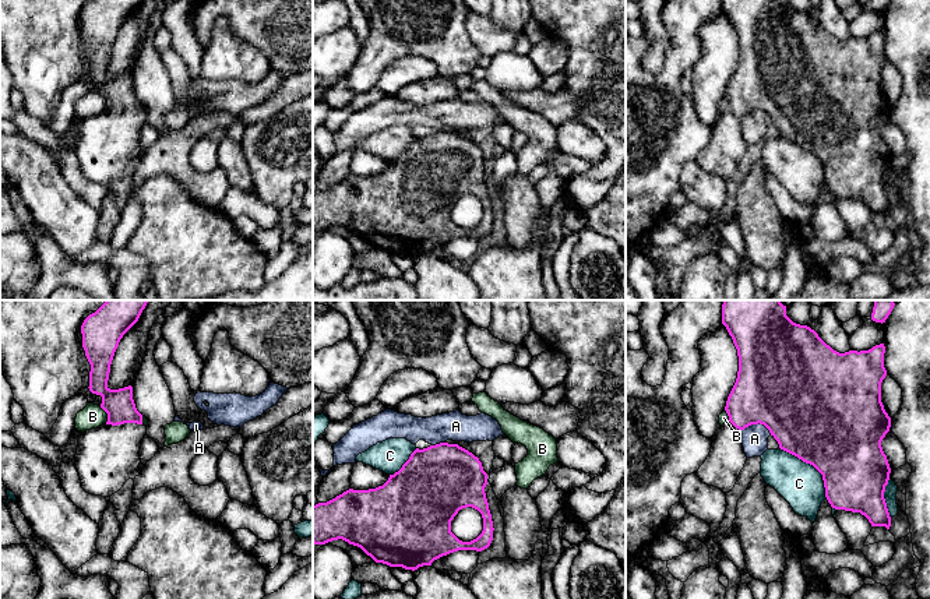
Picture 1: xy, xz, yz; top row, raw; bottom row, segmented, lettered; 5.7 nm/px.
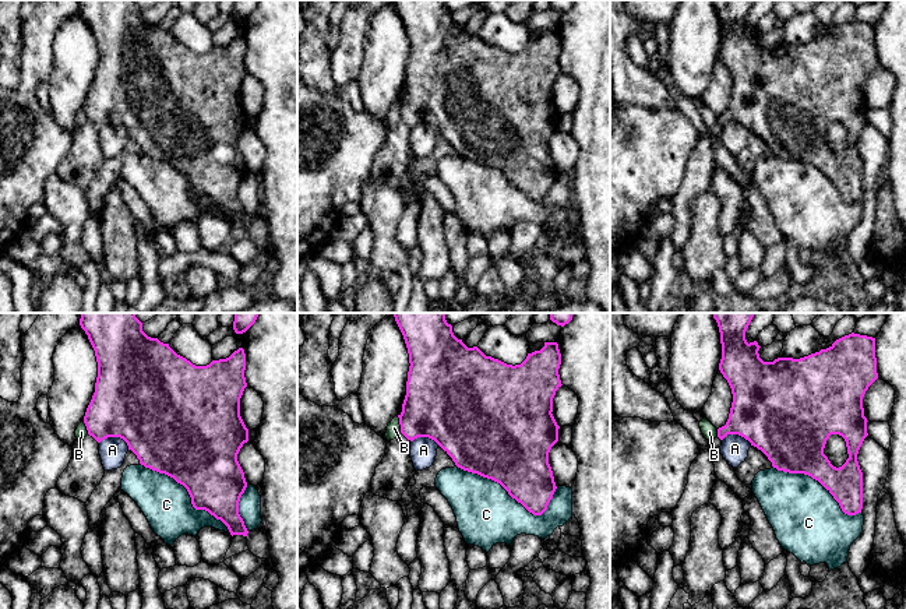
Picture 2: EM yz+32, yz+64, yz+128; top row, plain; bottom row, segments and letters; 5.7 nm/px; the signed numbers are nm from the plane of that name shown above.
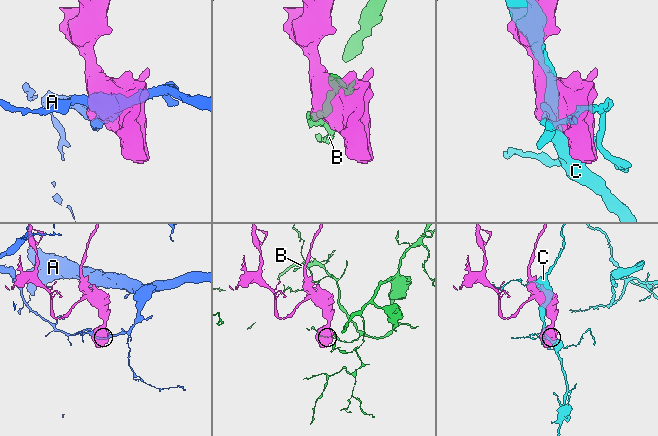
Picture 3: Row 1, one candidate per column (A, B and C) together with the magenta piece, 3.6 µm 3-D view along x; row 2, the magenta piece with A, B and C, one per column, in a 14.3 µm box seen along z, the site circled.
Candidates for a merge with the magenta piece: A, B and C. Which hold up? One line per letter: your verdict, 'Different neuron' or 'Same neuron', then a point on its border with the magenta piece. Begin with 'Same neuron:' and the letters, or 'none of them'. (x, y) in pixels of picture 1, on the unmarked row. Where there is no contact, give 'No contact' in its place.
Same neuron: none of them
A: Different neuron. Touches magenta at yz (757, 111)
B: Different neuron. Touches magenta at xy (108, 102)
C: Different neuron. Touches magenta at yz (813, 152)

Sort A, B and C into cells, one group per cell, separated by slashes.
A / B / C

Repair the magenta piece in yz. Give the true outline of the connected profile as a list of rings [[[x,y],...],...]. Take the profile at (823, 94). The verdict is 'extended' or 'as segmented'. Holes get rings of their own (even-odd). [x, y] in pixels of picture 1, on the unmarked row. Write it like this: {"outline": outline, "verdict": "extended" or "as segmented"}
{"outline": [[[722,0],[722,11],[737,36],[739,59],[725,94],[729,109],[715,120],[711,140],[697,158],[700,168],[729,180],[747,148],[741,119],[760,110],[769,117],[781,137],[813,152],[822,162],[825,184],[832,195],[860,200],[871,214],[890,216],[891,204],[884,179],[891,155],[881,134],[891,114],[891,105],[881,89],[881,70],[887,63],[884,31],[869,38],[839,40],[827,32],[814,17],[793,10],[786,0]]], "verdict": "extended"}

